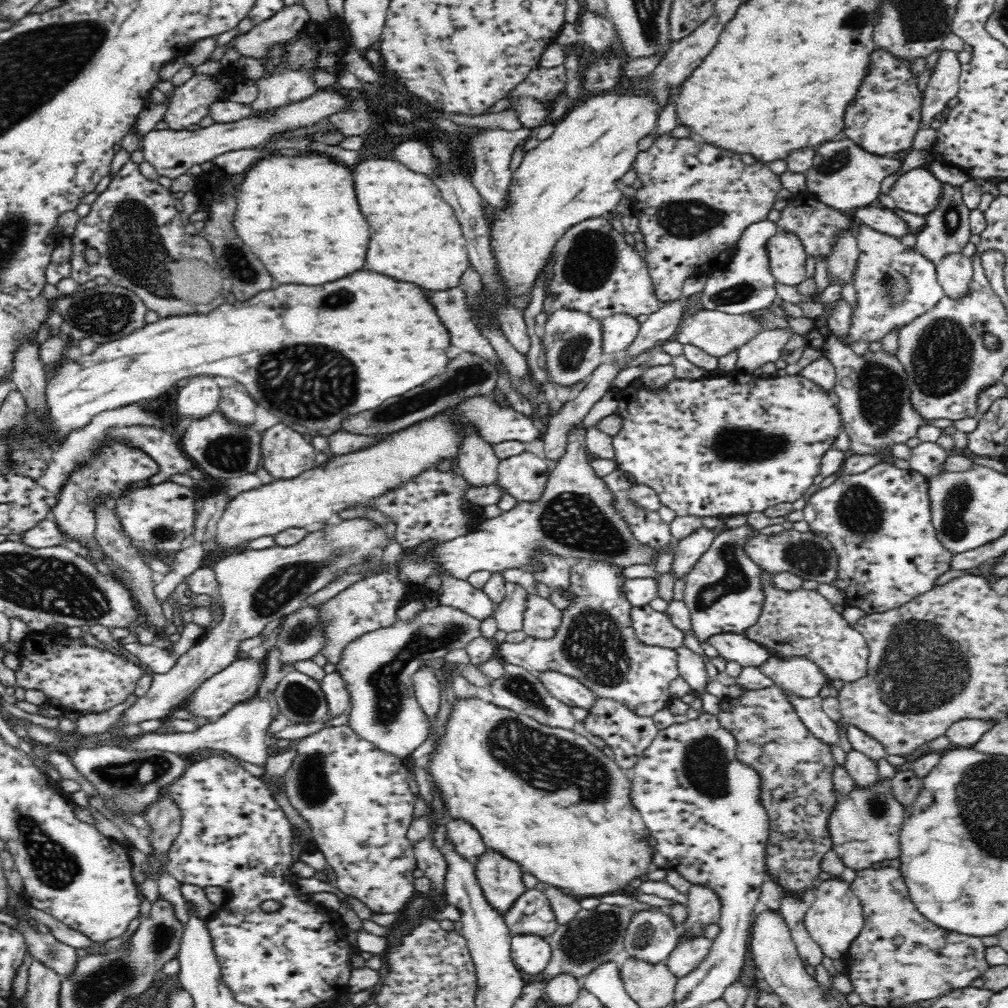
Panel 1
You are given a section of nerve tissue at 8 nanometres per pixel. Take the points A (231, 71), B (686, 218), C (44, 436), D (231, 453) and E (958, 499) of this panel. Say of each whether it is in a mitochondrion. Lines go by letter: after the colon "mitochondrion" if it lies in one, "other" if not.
A: other
B: mitochondrion
C: other
D: mitochondrion
E: mitochondrion

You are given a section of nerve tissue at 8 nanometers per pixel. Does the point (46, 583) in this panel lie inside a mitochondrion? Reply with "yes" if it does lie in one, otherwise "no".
yes

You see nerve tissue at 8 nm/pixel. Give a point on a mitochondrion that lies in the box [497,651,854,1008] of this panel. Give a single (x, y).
(597, 934)

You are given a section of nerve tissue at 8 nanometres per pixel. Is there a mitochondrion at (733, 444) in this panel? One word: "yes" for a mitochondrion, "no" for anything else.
yes

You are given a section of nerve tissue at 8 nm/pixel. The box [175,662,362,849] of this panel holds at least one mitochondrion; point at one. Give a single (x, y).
(313, 785)

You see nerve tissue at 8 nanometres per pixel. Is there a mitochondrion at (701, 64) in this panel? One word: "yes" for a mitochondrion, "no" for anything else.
no

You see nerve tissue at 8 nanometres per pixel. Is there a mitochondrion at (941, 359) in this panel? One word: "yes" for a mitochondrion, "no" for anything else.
yes

